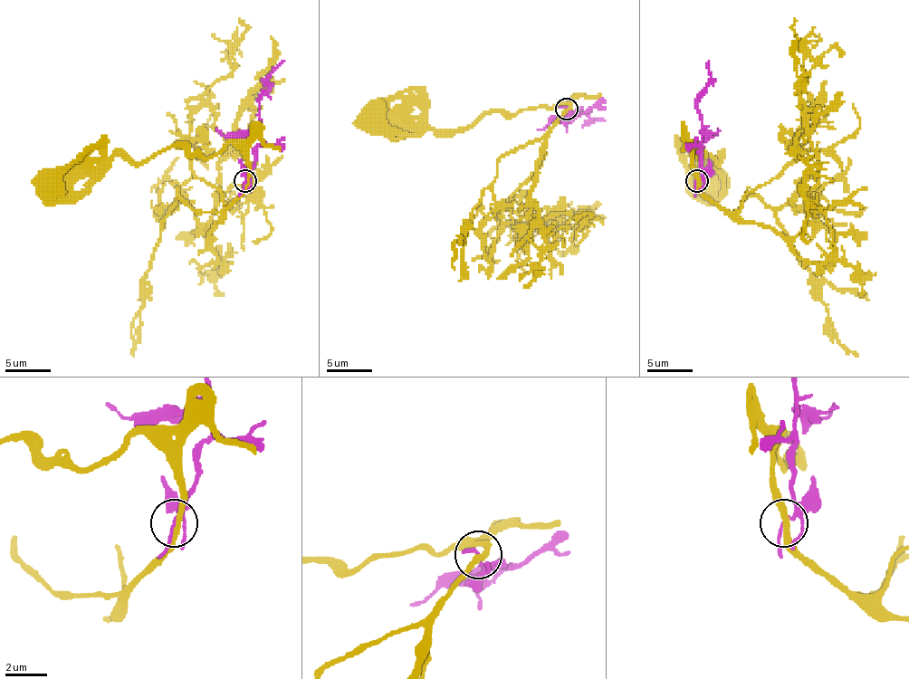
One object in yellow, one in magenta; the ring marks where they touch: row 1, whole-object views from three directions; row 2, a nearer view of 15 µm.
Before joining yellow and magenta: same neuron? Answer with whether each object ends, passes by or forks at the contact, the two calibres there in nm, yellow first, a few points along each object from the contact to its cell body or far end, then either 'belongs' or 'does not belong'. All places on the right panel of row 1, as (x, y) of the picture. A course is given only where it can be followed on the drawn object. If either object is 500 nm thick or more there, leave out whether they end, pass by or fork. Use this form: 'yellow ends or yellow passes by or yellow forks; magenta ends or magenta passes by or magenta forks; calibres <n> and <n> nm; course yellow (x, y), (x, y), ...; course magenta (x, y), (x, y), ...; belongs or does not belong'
yellow passes by; magenta forks; calibres 280 and 100 nm; course yellow (697, 180), (695, 142), (697, 157), (700, 147), (715, 162), (718, 156), (715, 180), (709, 185); course magenta (697, 180), (702, 176), (697, 97), (706, 88), (711, 74), (709, 61); belongs

